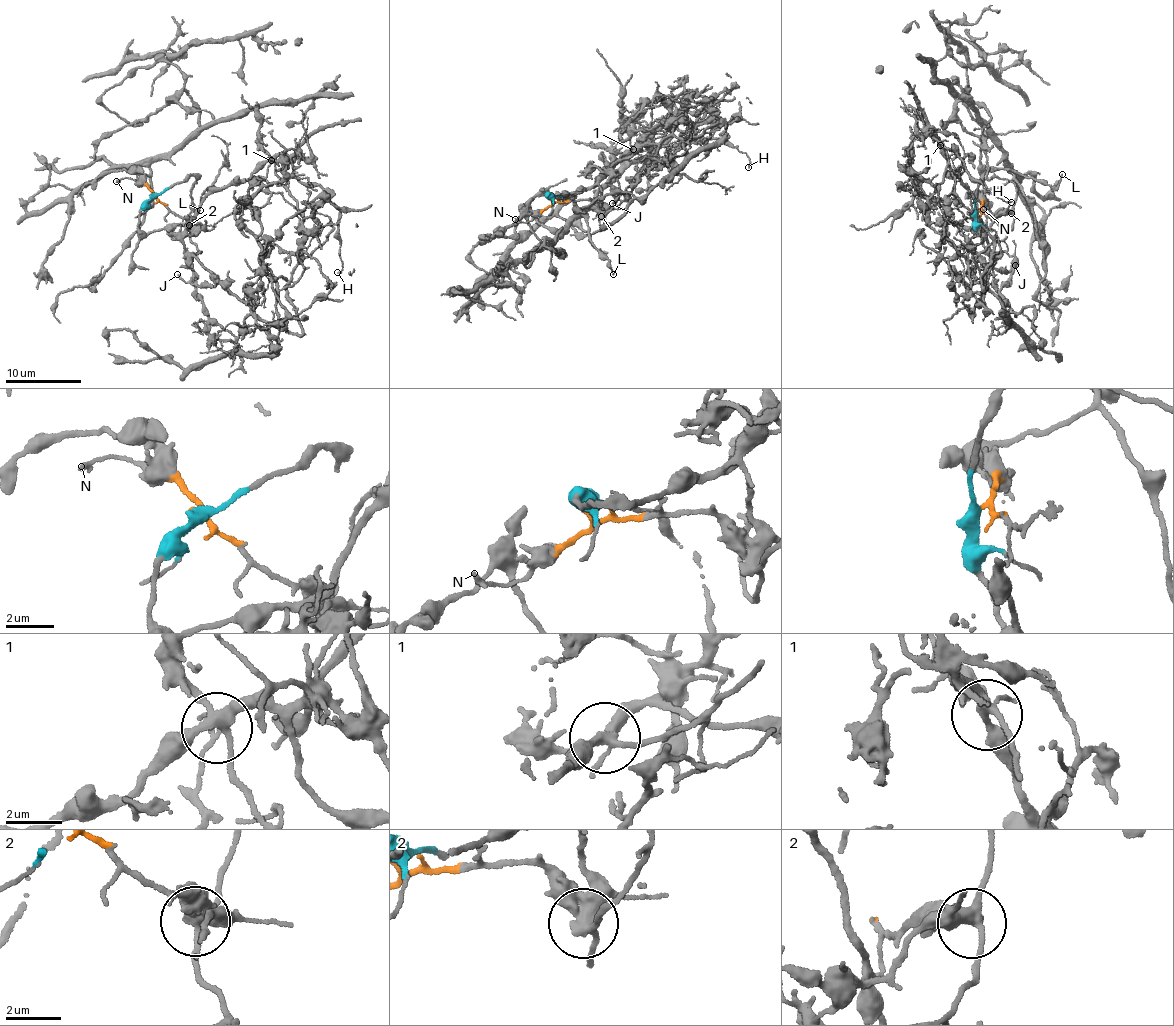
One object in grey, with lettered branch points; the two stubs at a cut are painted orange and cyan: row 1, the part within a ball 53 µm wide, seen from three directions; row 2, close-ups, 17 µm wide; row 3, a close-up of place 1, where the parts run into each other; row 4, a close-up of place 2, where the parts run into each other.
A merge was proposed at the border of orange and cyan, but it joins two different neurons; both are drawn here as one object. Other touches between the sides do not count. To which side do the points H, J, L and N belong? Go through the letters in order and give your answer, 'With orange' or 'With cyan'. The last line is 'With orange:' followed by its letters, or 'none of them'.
H: With cyan
J: With orange
L: With cyan
N: With orange
With orange: J, N

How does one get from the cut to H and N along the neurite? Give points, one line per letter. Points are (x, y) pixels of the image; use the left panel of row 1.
H: (151, 194), (139, 226), (150, 234), (185, 224), (212, 192), (286, 156), (338, 210), (338, 272)
N: (151, 194), (153, 191), (132, 180), (123, 177), (116, 181)

